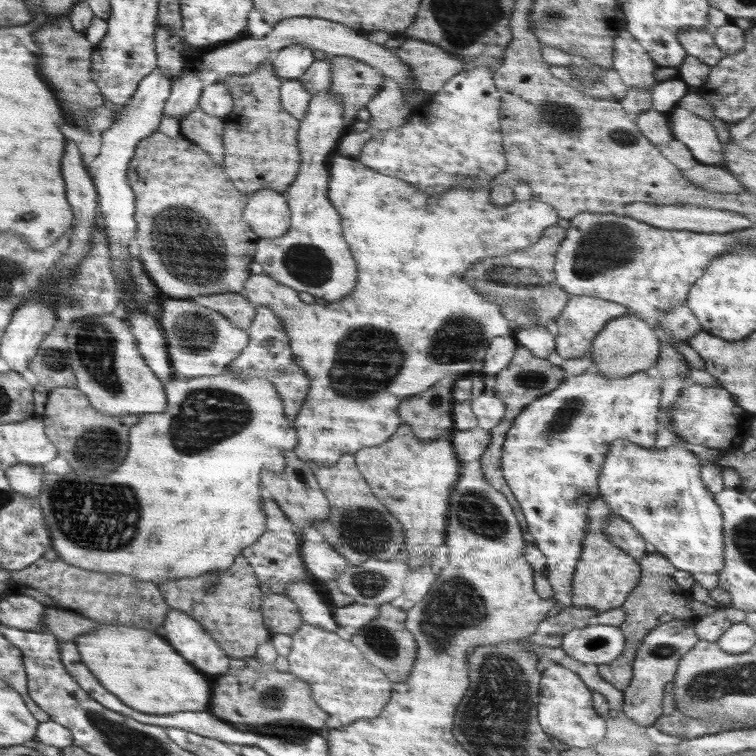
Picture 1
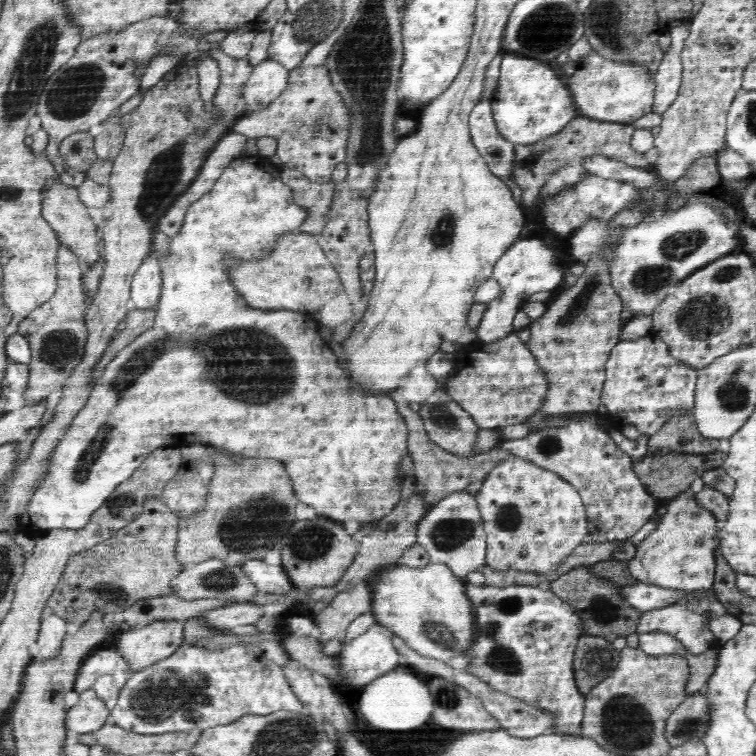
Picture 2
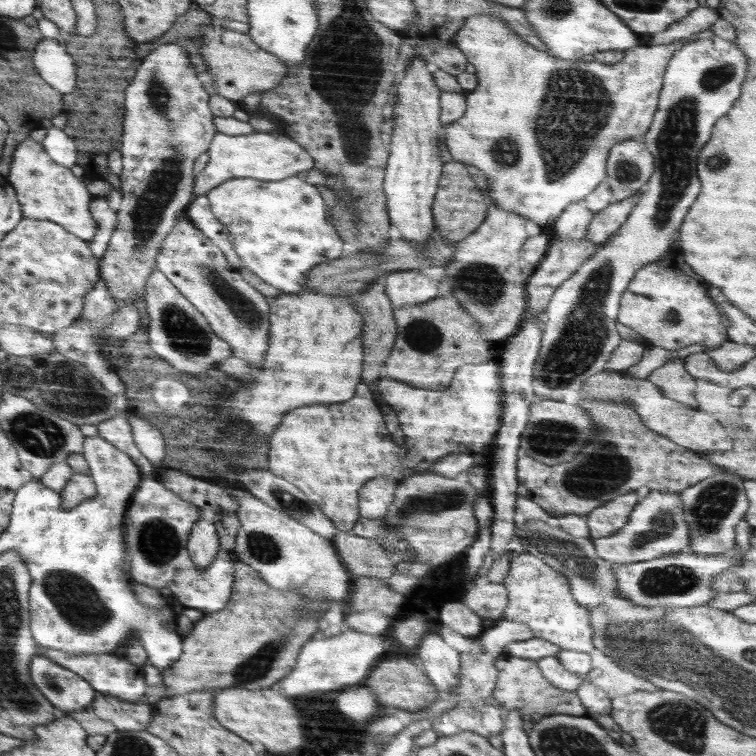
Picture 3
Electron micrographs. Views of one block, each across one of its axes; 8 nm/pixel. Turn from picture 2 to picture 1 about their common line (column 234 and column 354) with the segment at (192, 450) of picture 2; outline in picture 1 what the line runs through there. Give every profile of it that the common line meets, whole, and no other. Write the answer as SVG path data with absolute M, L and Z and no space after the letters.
M343 454L330 468L324 468L318 463L309 464L330 507L327 518L316 521L314 528L322 533L322 538L328 544L332 544L332 549L354 566L370 559L392 561L400 558L405 539L403 526L371 491L355 463L355 456Z

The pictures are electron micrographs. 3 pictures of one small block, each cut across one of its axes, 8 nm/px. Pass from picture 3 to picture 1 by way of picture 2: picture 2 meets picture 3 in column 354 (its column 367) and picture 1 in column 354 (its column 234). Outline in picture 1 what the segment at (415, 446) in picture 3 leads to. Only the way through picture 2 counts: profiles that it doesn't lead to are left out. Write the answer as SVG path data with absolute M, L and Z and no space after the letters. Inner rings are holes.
M335 153L335 154L334 154L334 156L333 156L333 157L332 157L332 160L331 160L331 162L330 162L330 164L329 164L329 177L328 177L328 188L327 188L327 189L328 189L328 194L327 194L327 197L328 197L328 200L329 200L329 201L330 201L330 204L332 204L332 206L333 206L333 207L334 207L334 208L336 208L336 210L337 210L337 211L338 211L338 214L339 214L339 215L340 215L340 218L341 218L341 227L342 227L342 230L343 230L343 237L344 237L344 238L345 238L345 239L346 239L346 242L347 242L347 243L348 243L348 246L349 246L349 249L350 249L350 252L351 252L351 253L352 253L352 256L354 256L354 260L356 260L356 264L358 264L358 266L357 266L357 268L358 268L358 286L356 286L356 288L354 288L354 291L352 291L352 292L350 292L350 295L348 295L348 297L344 297L344 299L340 299L340 301L337 301L337 302L334 302L334 303L329 303L329 304L326 304L326 306L321 306L321 305L320 305L320 306L317 306L317 305L314 305L314 306L312 306L312 305L310 305L310 304L305 304L305 303L304 303L304 302L301 302L301 300L300 300L300 299L298 299L298 298L297 298L297 297L296 297L296 292L295 292L295 291L294 291L294 290L293 290L293 289L292 289L292 288L289 288L289 287L288 287L288 286L285 286L285 285L284 285L284 284L281 284L281 283L278 283L278 282L277 282L277 281L276 281L276 280L273 280L273 279L272 279L272 278L271 278L271 277L268 277L268 276L267 276L267 275L266 275L266 274L265 274L265 273L264 273L264 272L262 272L262 273L260 273L260 274L255 274L255 275L253 275L253 274L252 274L252 275L251 275L251 276L250 276L250 277L249 277L249 278L248 278L248 280L246 280L246 283L245 283L245 284L244 284L244 291L245 291L245 292L246 292L246 294L245 294L245 295L244 295L244 296L245 296L245 297L246 297L246 299L247 299L247 300L248 300L248 302L249 302L249 303L250 303L250 304L252 304L252 305L253 305L253 306L258 306L258 305L262 305L262 307L268 307L268 309L270 309L270 310L272 310L272 311L274 311L274 315L276 315L276 317L280 317L280 320L281 320L281 323L282 323L282 324L283 324L283 327L284 327L284 331L286 331L286 335L288 335L288 339L290 339L290 351L292 351L292 354L293 354L293 355L294 355L294 356L295 356L295 362L297 362L297 365L298 365L298 366L299 366L299 367L300 367L300 368L303 368L303 369L304 369L304 372L305 372L305 375L306 375L306 376L308 376L308 380L310 380L310 390L309 390L309 391L308 391L308 394L307 394L307 395L306 395L306 396L305 396L305 397L304 397L304 404L302 404L302 408L300 408L300 412L298 412L298 418L295 418L295 420L296 420L296 422L293 422L293 424L294 424L294 426L295 426L295 427L296 427L296 430L297 430L297 433L298 433L298 436L300 436L300 444L298 444L298 446L295 446L295 449L294 449L294 452L296 452L296 454L295 454L295 455L296 455L296 456L298 456L298 458L302 458L302 460L306 460L306 462L308 462L308 464L309 464L309 463L312 463L312 462L316 462L316 463L318 463L318 464L321 464L321 465L322 465L322 466L332 466L332 464L336 464L336 461L337 461L337 460L338 460L338 459L339 459L339 458L340 458L340 456L342 456L342 455L343 455L343 454L354 454L354 453L355 453L355 452L358 452L358 451L359 451L359 450L360 450L360 448L364 448L364 446L366 446L366 447L368 447L368 446L378 446L378 444L384 444L384 442L386 442L386 440L388 440L388 438L390 438L390 436L392 436L392 435L393 435L393 434L394 434L394 432L396 432L396 428L398 428L398 427L399 427L399 426L400 426L400 424L402 424L402 423L403 423L403 422L402 422L402 419L400 419L400 416L398 416L398 410L396 410L396 408L399 408L399 406L398 406L398 404L400 404L400 402L402 402L402 398L406 398L406 396L412 396L412 394L418 394L418 392L424 392L424 390L426 390L426 389L427 389L427 388L430 388L430 386L432 386L432 385L433 385L433 384L436 384L436 382L438 382L438 381L439 381L439 380L440 380L440 378L444 378L444 376L446 376L446 374L454 374L454 376L456 376L456 374L464 374L464 372L472 372L472 368L474 368L474 362L482 362L482 360L484 360L484 356L485 356L485 352L486 352L486 350L487 350L487 349L488 349L488 346L489 346L489 345L490 345L490 342L491 342L491 341L492 341L492 340L493 340L493 339L494 339L494 338L498 338L498 336L505 336L505 335L509 335L509 334L512 334L512 330L511 330L511 327L510 327L510 322L509 322L509 320L508 320L508 319L507 319L507 318L506 318L506 317L504 317L504 316L502 316L502 312L500 312L500 310L501 310L501 308L500 308L500 305L497 305L497 304L494 304L494 303L489 303L489 302L488 302L488 301L486 301L486 298L484 298L484 296L480 296L480 294L478 294L478 291L476 291L476 290L474 290L474 288L472 288L472 286L470 286L470 284L466 284L466 282L464 282L464 280L462 280L462 274L464 274L464 272L466 272L466 270L468 270L468 268L470 268L470 266L472 266L472 264L476 264L476 262L480 262L480 261L481 261L481 260L482 260L482 258L492 258L492 257L493 257L493 256L496 256L496 257L498 257L498 256L506 256L506 255L507 255L507 254L512 254L512 253L513 253L513 252L516 252L516 251L517 251L517 250L520 250L520 249L521 249L521 248L524 248L524 247L527 247L527 246L528 246L528 245L530 245L530 244L534 244L534 243L535 243L535 242L536 242L536 241L537 241L537 240L538 240L538 239L539 239L539 238L540 238L540 237L541 237L541 236L542 236L542 233L543 233L543 232L544 232L544 230L546 230L546 228L548 228L548 227L549 227L549 226L552 226L552 225L556 225L556 224L557 224L557 222L558 222L558 219L559 219L559 216L558 216L558 215L557 215L557 212L556 212L556 211L555 211L555 208L554 208L554 207L553 207L553 206L552 206L552 205L551 205L551 204L548 204L548 203L545 203L545 202L542 202L542 201L541 201L541 200L538 200L538 199L534 199L534 198L532 198L532 199L528 199L528 200L525 200L525 201L520 201L520 202L518 202L518 201L514 201L514 200L513 200L513 201L512 201L512 202L511 202L511 203L508 203L508 204L507 204L507 205L506 205L506 206L505 206L505 207L501 207L501 206L500 206L500 205L495 205L495 204L494 204L494 203L493 203L493 202L492 202L492 201L491 201L491 196L490 196L490 195L489 195L489 193L490 193L490 190L489 190L489 183L486 183L486 184L485 184L485 185L480 185L480 186L477 186L477 187L474 187L474 188L473 188L473 189L469 189L469 188L468 188L468 187L467 187L467 186L466 186L466 185L454 185L454 186L453 186L453 187L452 187L452 188L451 188L451 189L448 189L448 190L447 190L447 191L446 191L446 192L445 192L445 193L442 193L442 194L441 194L441 195L440 195L440 196L432 196L432 195L429 195L429 194L428 194L428 193L425 193L425 192L424 192L424 191L421 191L421 190L420 190L420 189L417 189L417 188L416 188L416 187L415 187L415 186L414 186L414 185L413 185L413 184L410 184L410 183L409 183L409 182L408 182L408 181L405 181L405 180L400 180L400 179L399 179L399 178L396 178L396 177L393 177L393 176L386 176L386 175L383 175L383 174L380 174L380 173L379 173L379 172L376 172L376 171L375 171L375 170L372 170L372 169L371 169L371 168L368 168L368 167L365 167L365 166L364 166L364 165L363 165L363 164L362 164L362 163L361 163L361 162L360 162L360 161L358 161L358 160L352 160L352 159L347 159L347 158L344 158L344 157L343 157L343 156L342 156L342 155L338 155L338 154L336 154L336 153ZM368 330L380 330L380 334L382 334L382 340L380 340L380 342L378 342L378 344L376 344L376 346L370 346L370 332L368 332ZM356 332L364 332L364 338L362 338L362 336L358 336L358 340L362 340L362 344L364 344L364 342L366 342L366 340L368 340L368 346L366 346L366 344L364 344L364 348L348 348L348 346L350 346L350 342L352 342L352 340L354 340L354 342L356 342L356 338L354 338L354 336L356 336Z

